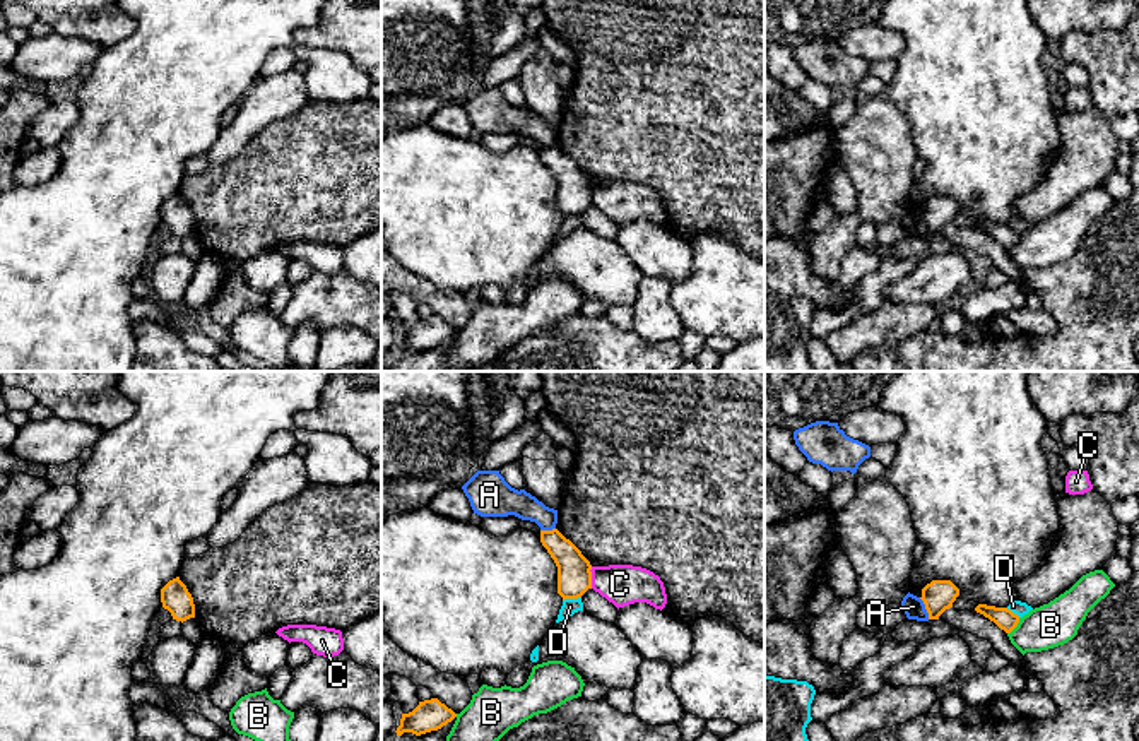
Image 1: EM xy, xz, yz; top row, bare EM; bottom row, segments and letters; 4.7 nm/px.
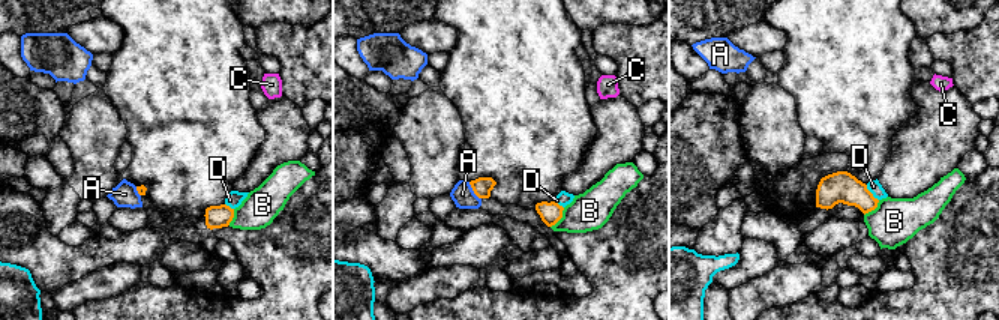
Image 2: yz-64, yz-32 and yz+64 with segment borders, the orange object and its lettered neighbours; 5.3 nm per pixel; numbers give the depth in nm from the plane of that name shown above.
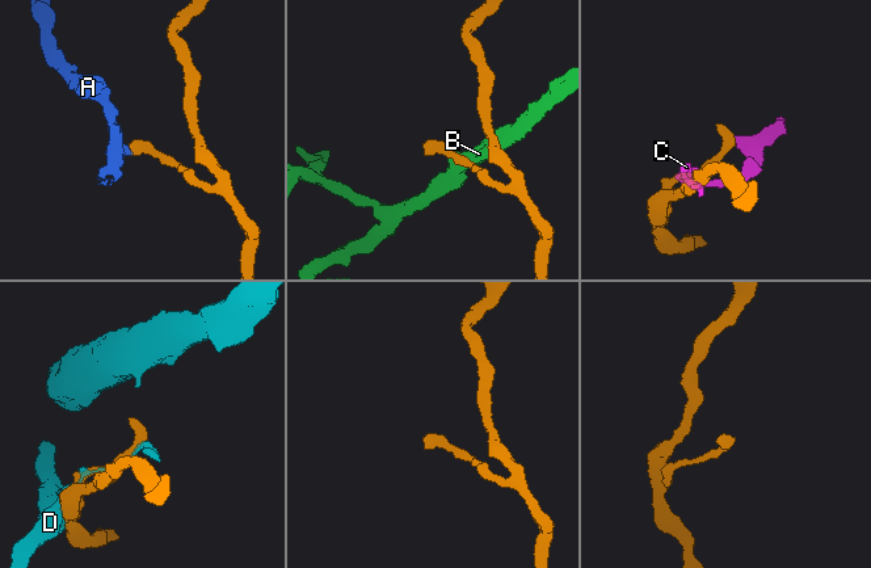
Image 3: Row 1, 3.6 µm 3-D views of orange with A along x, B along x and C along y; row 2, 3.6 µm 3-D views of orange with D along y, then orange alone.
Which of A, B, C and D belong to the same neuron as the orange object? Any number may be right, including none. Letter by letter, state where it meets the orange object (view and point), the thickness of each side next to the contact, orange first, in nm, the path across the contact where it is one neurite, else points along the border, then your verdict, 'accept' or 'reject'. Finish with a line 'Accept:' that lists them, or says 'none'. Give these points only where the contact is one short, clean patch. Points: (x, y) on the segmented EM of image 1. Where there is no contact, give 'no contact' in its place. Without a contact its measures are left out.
A: contact yz (926, 608); calibres 150 and 100 nm; border yz (919, 598), (929, 618); reject
B: contact yz (1015, 627); calibres 100 and 200 nm; reject
C: contact xz (590, 577); calibres 160 and 190 nm; reject
D: contact xz (572, 598); calibres 160 and 80 nm; reject
Accept: none

